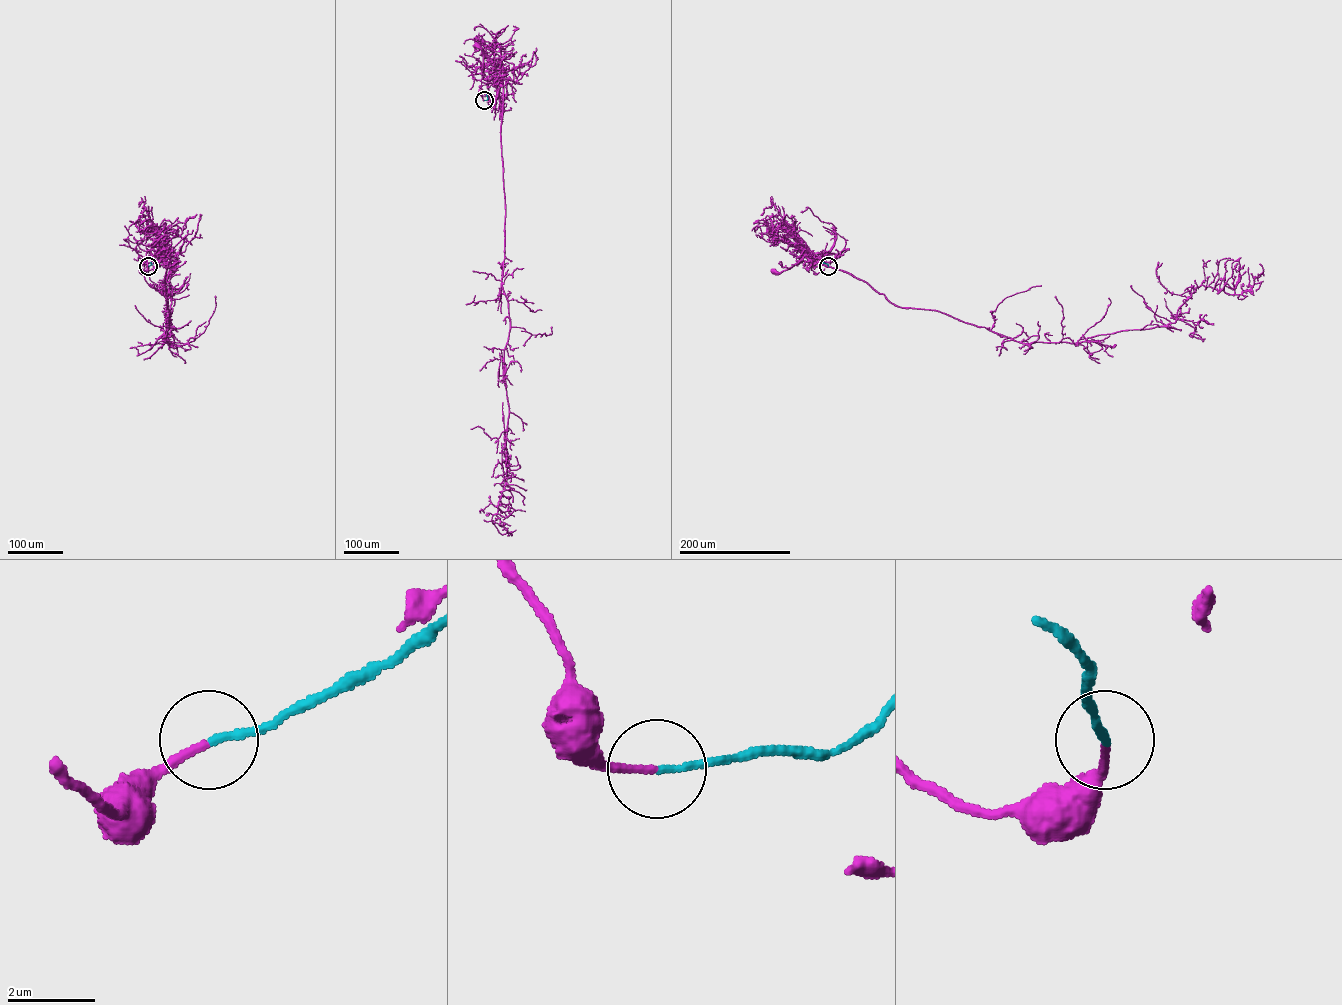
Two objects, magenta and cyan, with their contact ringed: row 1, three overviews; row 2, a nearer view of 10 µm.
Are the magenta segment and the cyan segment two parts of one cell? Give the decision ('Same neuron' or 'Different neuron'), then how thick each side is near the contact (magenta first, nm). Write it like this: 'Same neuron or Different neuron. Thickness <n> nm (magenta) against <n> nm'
Same neuron. Thickness 180 nm (magenta) against 160 nm

